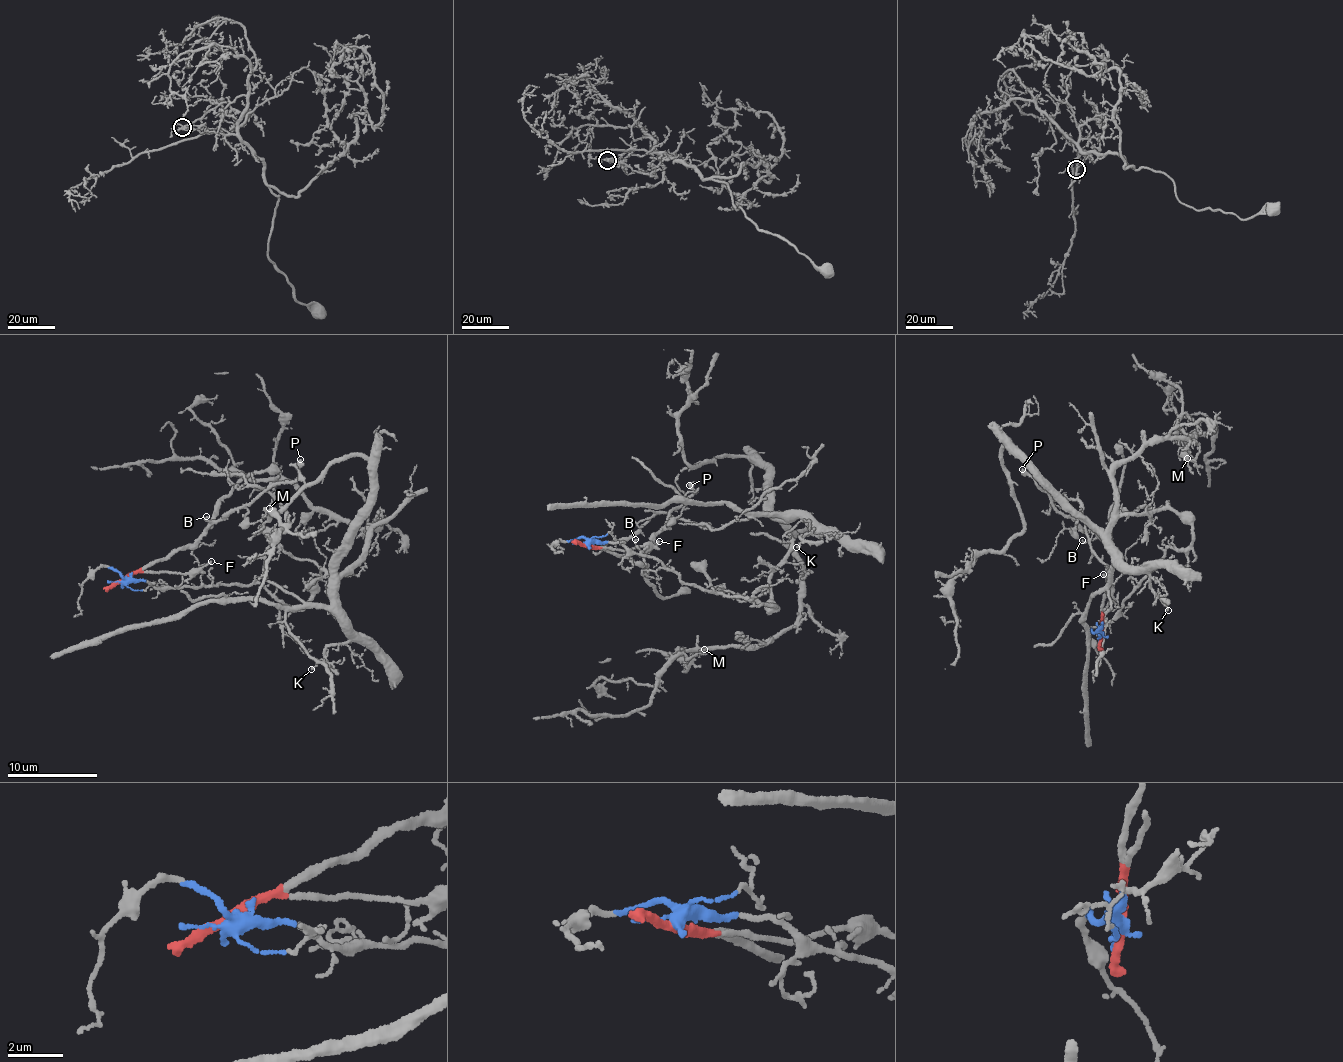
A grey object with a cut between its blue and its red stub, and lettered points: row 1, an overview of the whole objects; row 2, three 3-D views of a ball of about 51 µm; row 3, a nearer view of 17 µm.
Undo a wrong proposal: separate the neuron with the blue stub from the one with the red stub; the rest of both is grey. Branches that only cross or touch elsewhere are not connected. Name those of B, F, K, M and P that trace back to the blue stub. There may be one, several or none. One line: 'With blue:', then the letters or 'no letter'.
With blue: K, M

